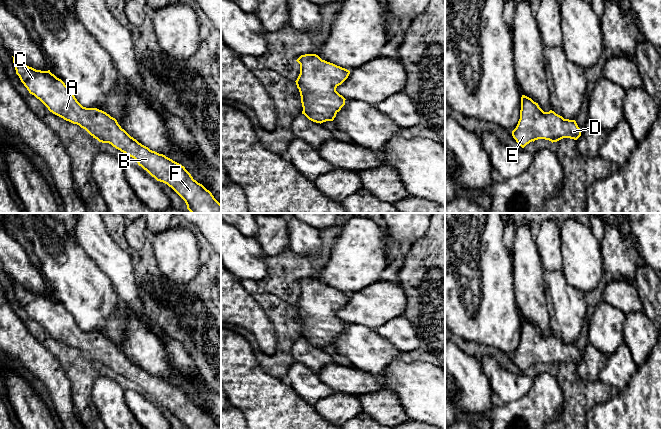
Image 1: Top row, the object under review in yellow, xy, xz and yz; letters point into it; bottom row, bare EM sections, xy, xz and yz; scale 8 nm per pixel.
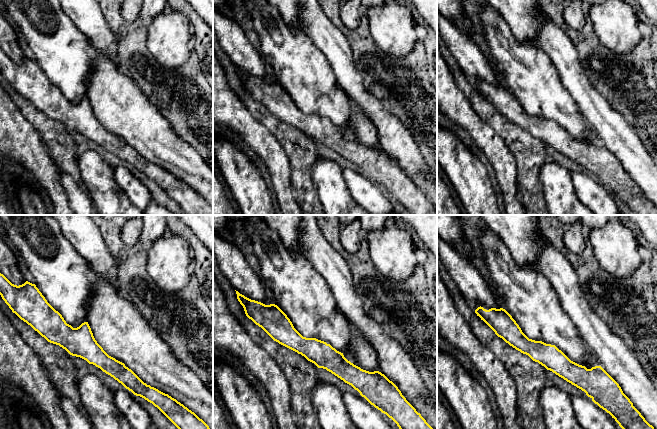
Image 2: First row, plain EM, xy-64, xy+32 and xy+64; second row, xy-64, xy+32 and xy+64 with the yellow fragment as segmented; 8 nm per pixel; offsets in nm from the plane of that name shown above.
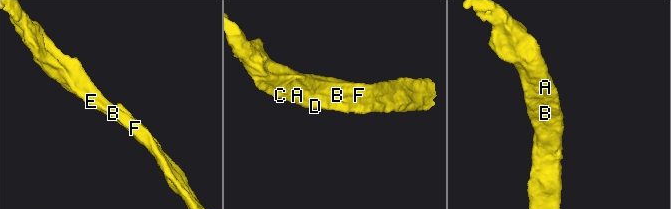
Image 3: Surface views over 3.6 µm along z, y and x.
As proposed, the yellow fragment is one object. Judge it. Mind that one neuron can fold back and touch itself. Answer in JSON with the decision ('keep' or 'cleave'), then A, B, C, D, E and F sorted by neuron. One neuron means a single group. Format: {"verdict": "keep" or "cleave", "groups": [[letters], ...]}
{"verdict": "keep", "groups": [["A", "B", "C", "D", "E", "F"]]}

